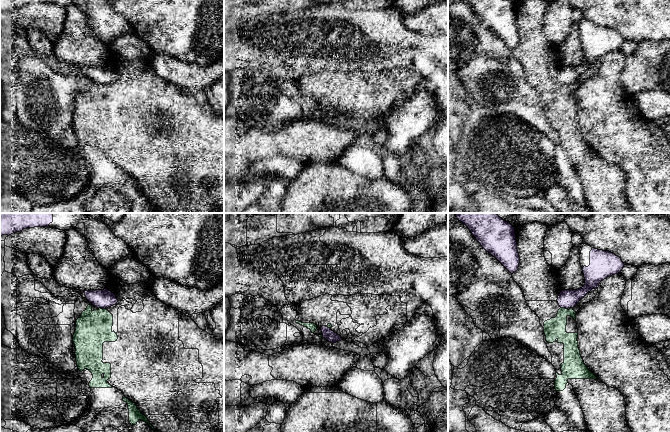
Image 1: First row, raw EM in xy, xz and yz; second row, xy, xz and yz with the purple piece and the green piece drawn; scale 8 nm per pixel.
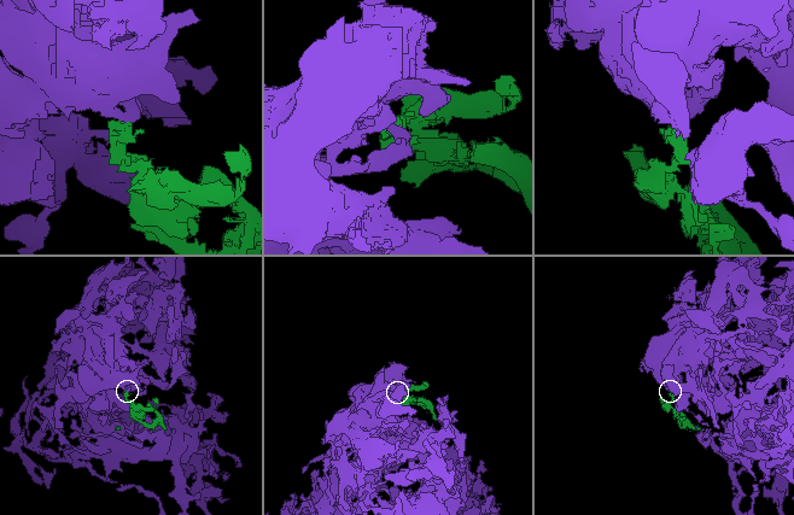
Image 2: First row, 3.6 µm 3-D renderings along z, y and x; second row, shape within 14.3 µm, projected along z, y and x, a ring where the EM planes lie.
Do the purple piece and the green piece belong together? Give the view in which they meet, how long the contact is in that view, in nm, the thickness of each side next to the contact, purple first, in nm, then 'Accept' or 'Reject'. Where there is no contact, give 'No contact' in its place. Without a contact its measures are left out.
Touches purple in xy. Shared border 60 nm. Thickness 150 nm (purple) against 280 nm. Reject

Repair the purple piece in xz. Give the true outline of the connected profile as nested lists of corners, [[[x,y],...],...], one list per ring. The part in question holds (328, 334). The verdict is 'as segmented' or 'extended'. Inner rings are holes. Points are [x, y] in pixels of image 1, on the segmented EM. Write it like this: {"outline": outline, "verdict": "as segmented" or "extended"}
{"outline": [[[326,326],[321,327],[321,332],[322,332],[323,338],[325,338],[331,343],[336,343],[337,341],[343,340],[340,335],[338,335],[337,333],[335,333],[334,331],[332,331],[330,328]]], "verdict": "as segmented"}

